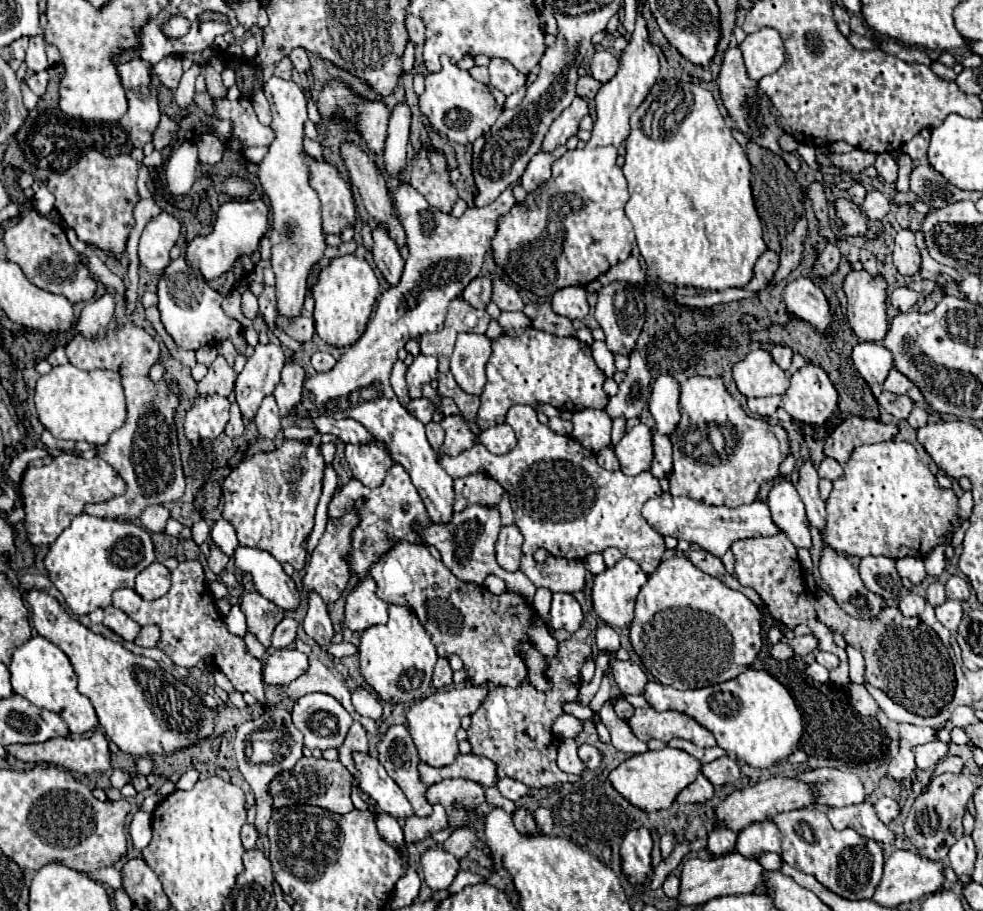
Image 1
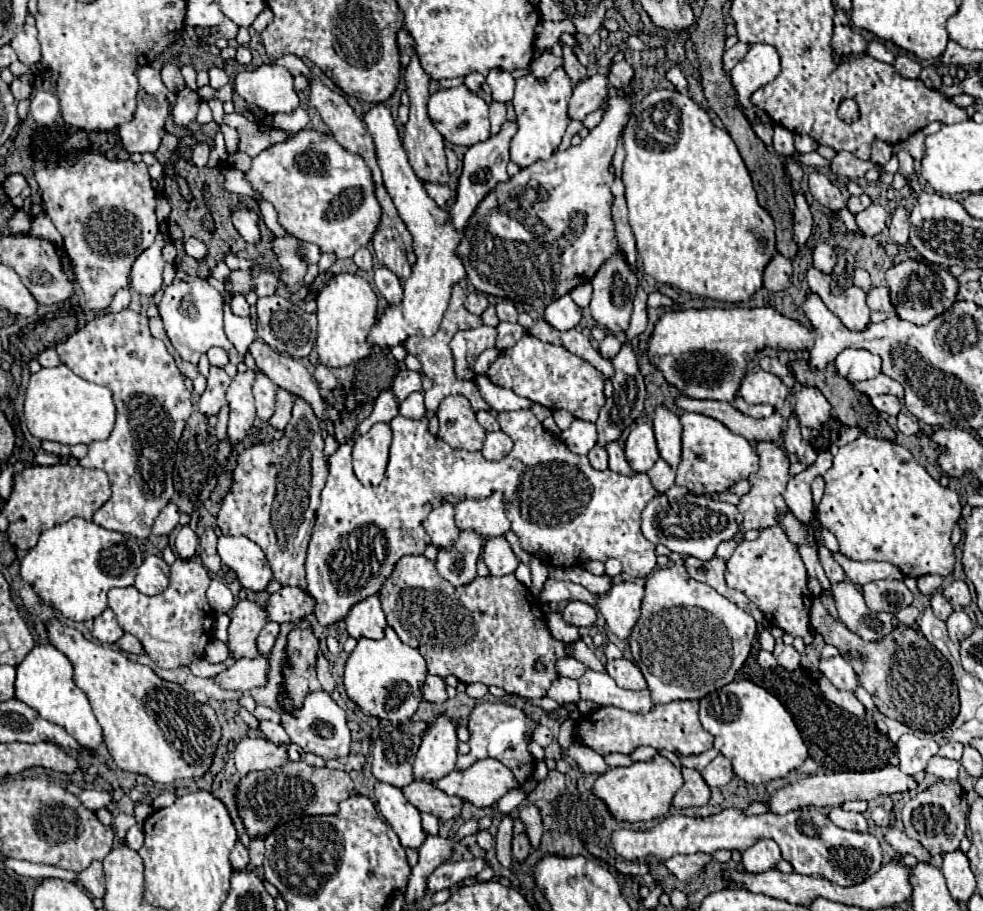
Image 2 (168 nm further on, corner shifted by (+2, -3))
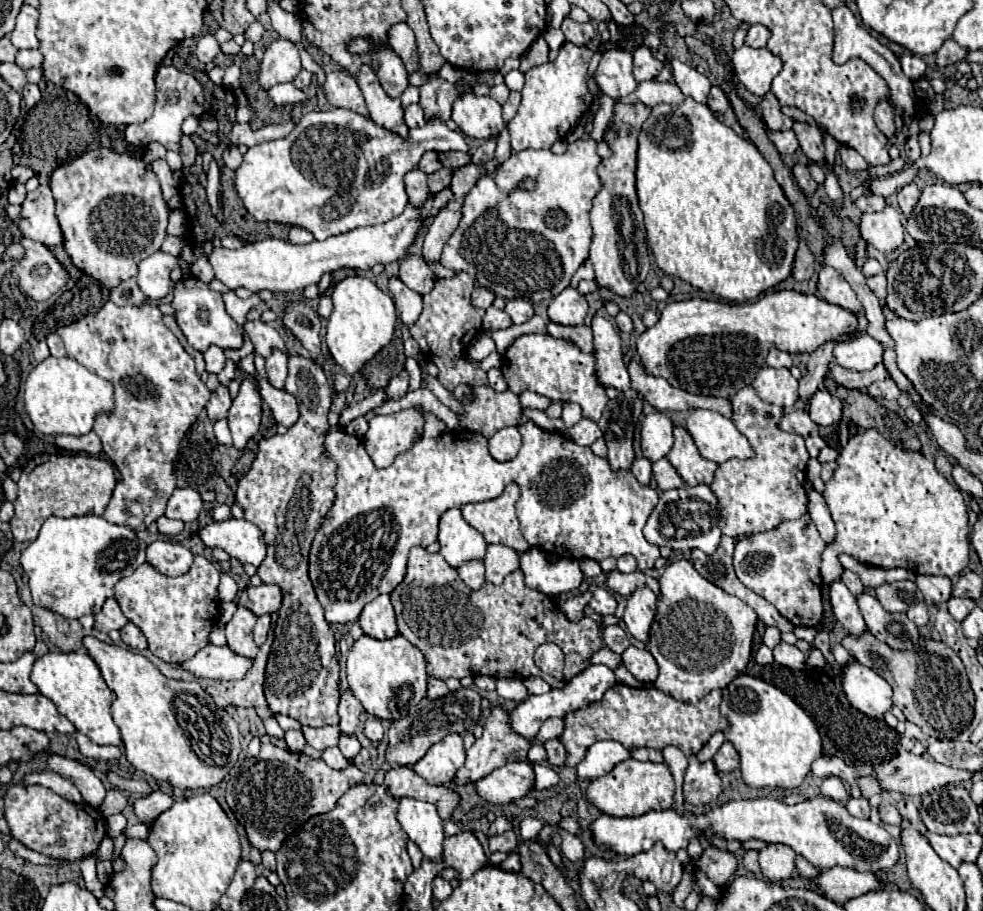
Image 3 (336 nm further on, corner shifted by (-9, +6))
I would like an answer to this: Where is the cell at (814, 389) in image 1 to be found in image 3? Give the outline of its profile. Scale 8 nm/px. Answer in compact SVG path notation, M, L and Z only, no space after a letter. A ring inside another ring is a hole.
M818 389L810 399L808 413L818 425L836 425L842 419L842 401L826 389Z

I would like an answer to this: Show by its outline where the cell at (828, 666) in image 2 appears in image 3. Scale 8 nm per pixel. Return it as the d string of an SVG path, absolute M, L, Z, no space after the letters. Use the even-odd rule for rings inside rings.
M852 661L844 669L844 693L854 709L872 719L882 719L894 705L892 687L858 661Z

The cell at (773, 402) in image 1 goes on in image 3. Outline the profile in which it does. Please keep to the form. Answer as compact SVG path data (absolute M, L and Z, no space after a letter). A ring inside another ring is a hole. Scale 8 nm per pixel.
M744 387L736 395L728 397L732 405L732 421L736 429L750 441L754 457L750 459L730 459L718 465L714 471L714 481L710 483L712 493L722 509L724 529L728 537L744 537L752 533L762 533L778 527L784 521L798 519L806 513L806 463L810 459L804 438L796 433L782 431L778 427L784 411L782 407L764 403L754 387Z

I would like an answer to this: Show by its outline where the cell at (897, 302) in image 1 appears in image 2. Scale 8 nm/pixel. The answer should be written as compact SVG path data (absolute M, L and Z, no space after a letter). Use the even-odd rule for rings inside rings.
M871 288L867 292L867 304L871 310L881 310L885 314L893 314L895 312L895 304L891 302L889 296L889 288Z

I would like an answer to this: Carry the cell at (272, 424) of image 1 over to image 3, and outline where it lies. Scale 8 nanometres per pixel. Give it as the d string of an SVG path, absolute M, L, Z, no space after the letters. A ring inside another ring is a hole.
M272 349L270 357L266 359L266 371L268 371L270 385L276 389L284 389L284 381L288 373L288 355L280 349Z

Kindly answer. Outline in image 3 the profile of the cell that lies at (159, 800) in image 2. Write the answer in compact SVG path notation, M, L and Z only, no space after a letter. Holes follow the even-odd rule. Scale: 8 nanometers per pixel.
M152 791L150 795L144 795L144 797L140 797L140 799L134 801L134 813L136 813L136 817L144 825L150 827L156 821L156 817L160 813L164 813L172 803L174 803L174 799L168 793Z

